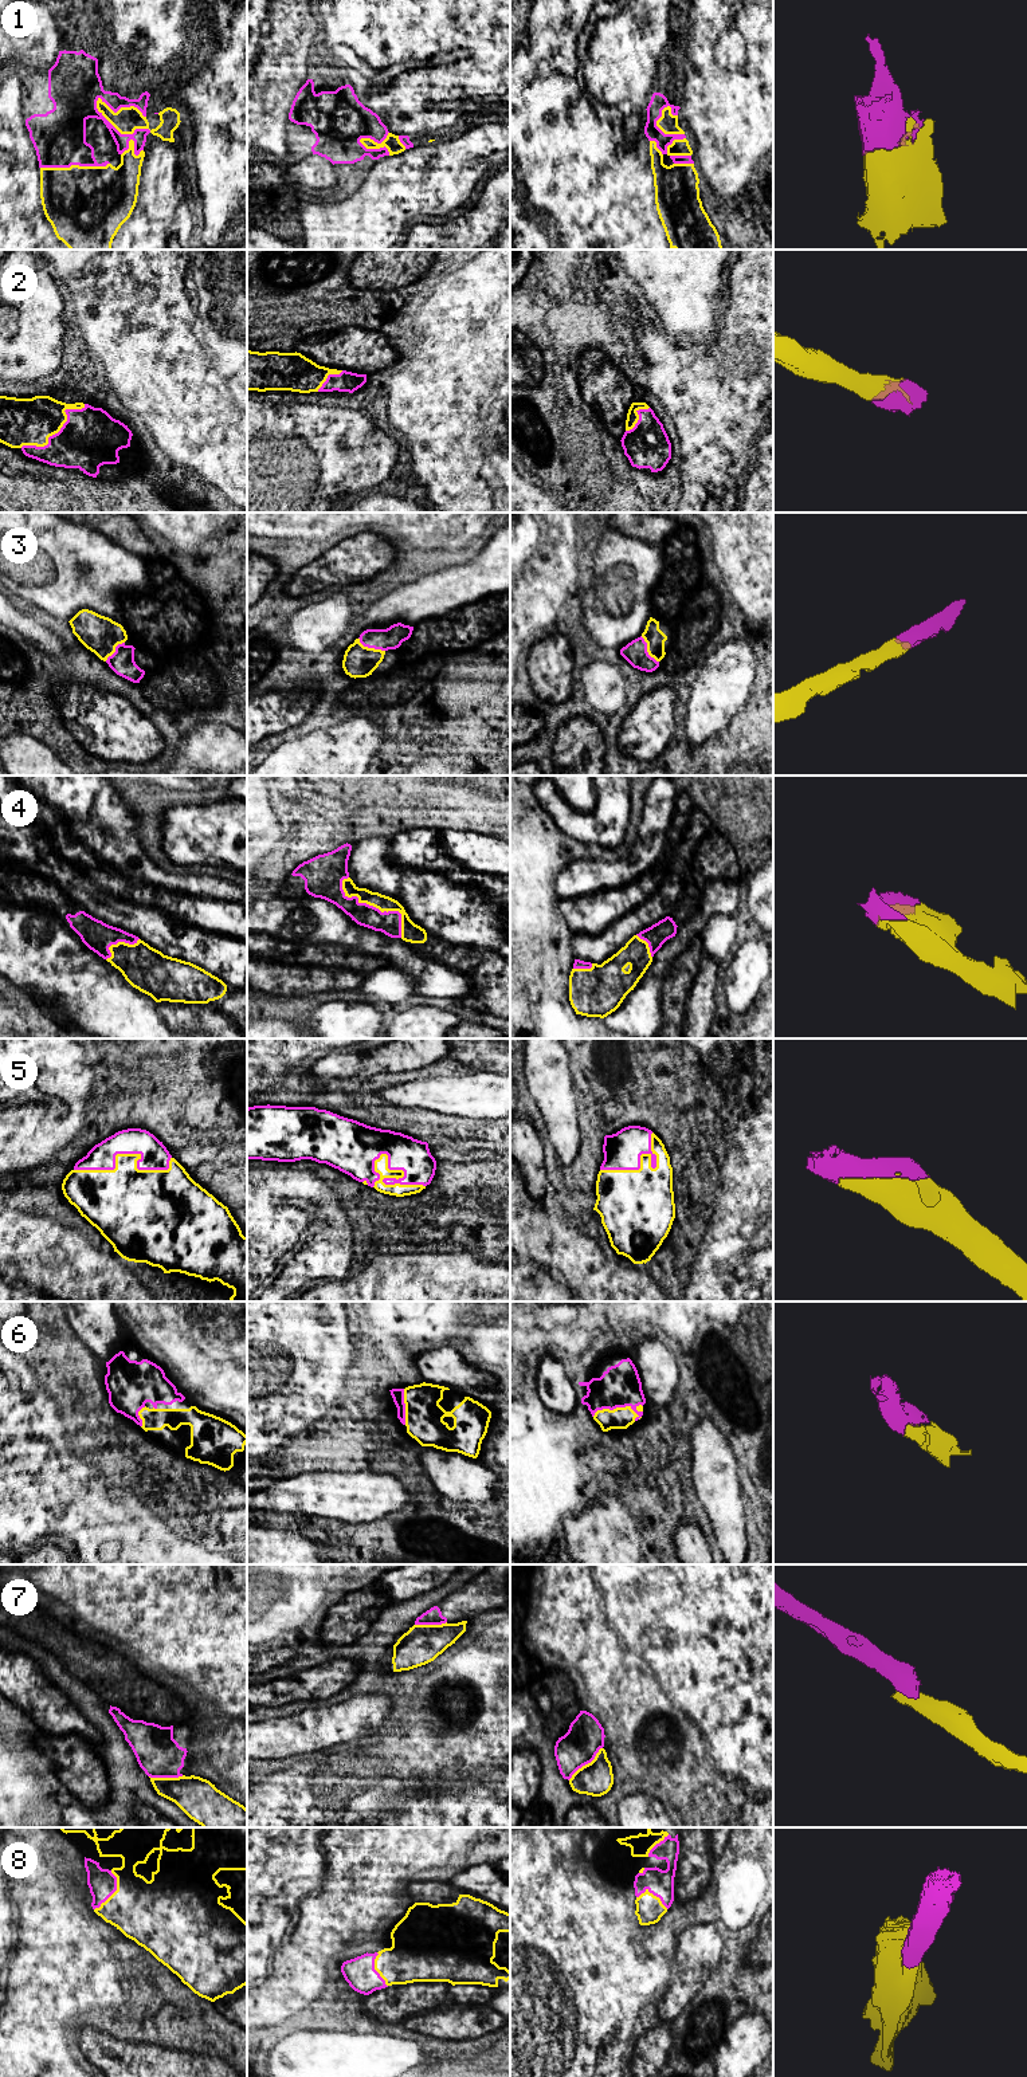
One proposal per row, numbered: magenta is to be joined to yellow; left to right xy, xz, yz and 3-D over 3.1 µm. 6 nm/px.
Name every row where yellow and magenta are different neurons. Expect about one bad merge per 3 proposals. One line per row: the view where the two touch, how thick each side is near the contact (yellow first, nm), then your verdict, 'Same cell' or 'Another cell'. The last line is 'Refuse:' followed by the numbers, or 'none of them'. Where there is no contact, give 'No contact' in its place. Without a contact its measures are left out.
1: Touches yellow in xy. Thickness 160 nm (yellow) against 140 nm. Same cell
2: Touches yellow in xy. Thickness 280 nm (yellow) against 360 nm. Same cell
3: Touches yellow in xz. Thickness 190 nm (yellow) against 130 nm. Same cell
4: Touches yellow in xz. Thickness 110 nm (yellow) against 140 nm. Same cell
5: Touches yellow in xz. Thickness 80 nm (yellow) against 200 nm. Same cell
6: Touches yellow in yz. Thickness 130 nm (yellow) against 240 nm. Same cell
7: Touches yellow in yz. Thickness 200 nm (yellow) against 220 nm. Another cell
8: Touches yellow in xy. Thickness 380 nm (yellow) against 170 nm. Same cell
Refuse: 7

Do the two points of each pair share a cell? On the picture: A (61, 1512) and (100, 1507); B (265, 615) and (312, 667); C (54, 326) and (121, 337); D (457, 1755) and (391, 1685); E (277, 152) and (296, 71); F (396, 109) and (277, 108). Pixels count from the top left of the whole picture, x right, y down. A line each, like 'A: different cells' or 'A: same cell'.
A: same cell
B: same cell
C: different cells
D: different cells
E: same cell
F: different cells

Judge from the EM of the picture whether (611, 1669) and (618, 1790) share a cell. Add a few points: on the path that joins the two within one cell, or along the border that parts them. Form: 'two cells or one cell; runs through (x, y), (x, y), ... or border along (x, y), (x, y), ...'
two cells; border along (620, 1769), (639, 1782)

